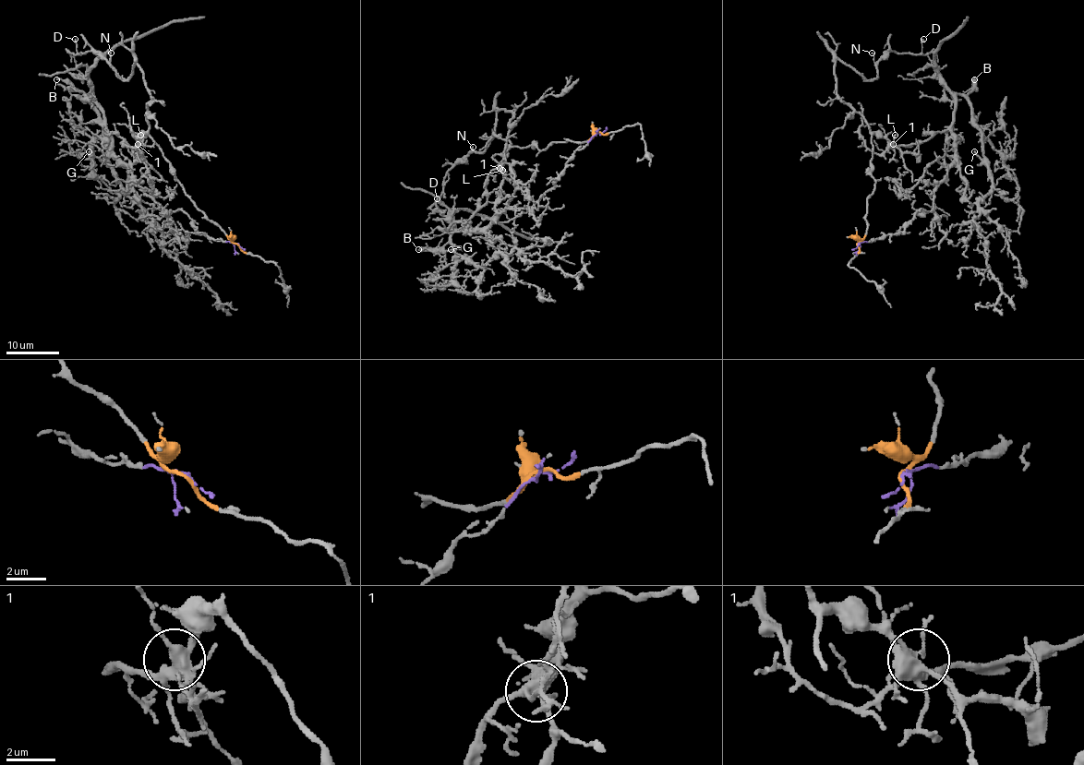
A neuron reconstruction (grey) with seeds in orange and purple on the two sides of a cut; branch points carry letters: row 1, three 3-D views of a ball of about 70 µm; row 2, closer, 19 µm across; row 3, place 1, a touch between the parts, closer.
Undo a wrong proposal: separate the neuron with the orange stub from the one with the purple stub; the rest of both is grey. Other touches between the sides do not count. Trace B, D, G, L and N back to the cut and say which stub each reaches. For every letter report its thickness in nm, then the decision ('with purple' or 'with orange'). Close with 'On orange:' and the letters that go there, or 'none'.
B: calibre 200 nm; with purple
D: calibre 160 nm; with orange
G: calibre 140 nm; with purple
L: calibre 130 nm; with purple
N: calibre 100 nm; with orange
On orange: D, N

